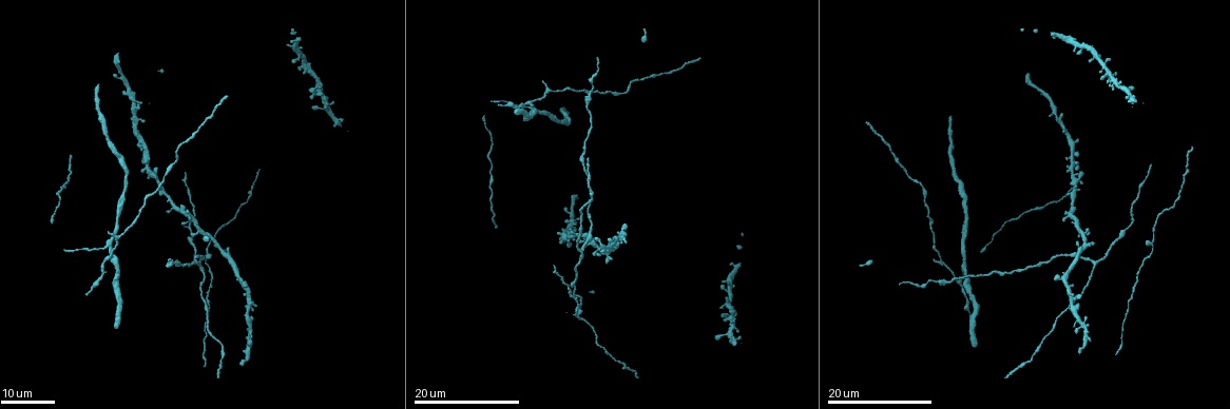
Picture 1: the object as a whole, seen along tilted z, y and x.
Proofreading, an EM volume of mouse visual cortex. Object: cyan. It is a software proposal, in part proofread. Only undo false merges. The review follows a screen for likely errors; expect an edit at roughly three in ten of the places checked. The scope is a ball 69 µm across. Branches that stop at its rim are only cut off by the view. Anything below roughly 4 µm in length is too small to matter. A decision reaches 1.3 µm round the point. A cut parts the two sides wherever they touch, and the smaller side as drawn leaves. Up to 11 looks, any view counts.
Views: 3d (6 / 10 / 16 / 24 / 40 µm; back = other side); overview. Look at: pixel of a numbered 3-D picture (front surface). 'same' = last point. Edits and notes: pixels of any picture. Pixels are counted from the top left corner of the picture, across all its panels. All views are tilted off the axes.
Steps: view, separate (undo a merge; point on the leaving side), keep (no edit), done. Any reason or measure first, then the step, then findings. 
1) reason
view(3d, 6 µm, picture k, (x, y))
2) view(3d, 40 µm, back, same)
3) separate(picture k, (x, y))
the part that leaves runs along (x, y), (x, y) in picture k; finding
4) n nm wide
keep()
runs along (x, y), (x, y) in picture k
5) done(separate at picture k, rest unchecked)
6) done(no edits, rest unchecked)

view(3d, 24 µm, picture 1, (1058, 121))

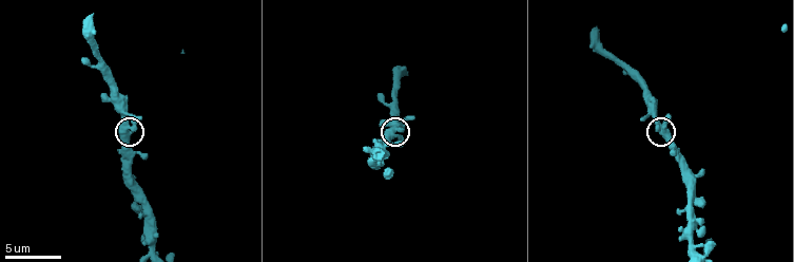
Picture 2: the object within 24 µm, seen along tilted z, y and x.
view(3d, 6 µm, picture 2, (658, 127))

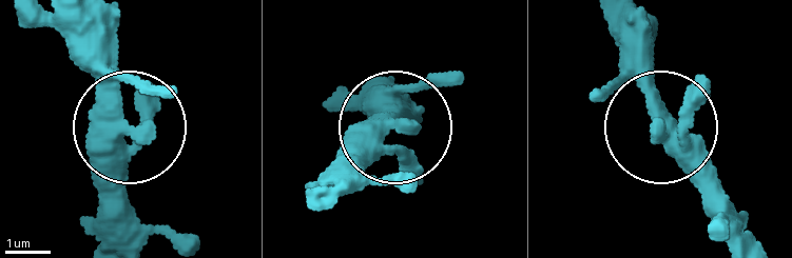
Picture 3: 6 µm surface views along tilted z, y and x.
view(3d, 6 µm, back, picture 3, (393, 124))

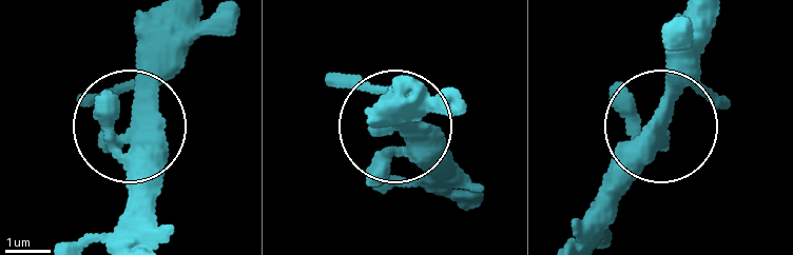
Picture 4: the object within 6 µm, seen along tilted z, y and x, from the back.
3 arms
keep()
runs along (126, 238), (139, 16) in picture 4; one cell here

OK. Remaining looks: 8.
view(3d, 16 µm, picture 1, (589, 96))

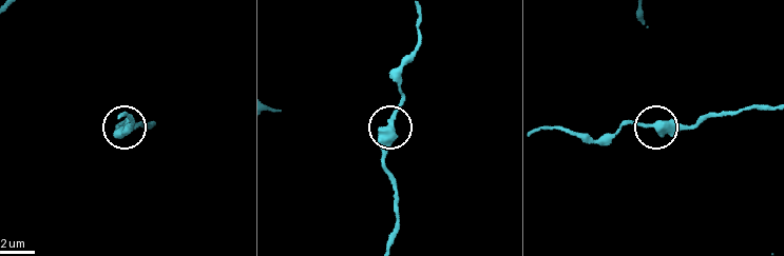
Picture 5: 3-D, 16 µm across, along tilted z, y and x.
view(3d, 6 µm, picture 5, (660, 124))

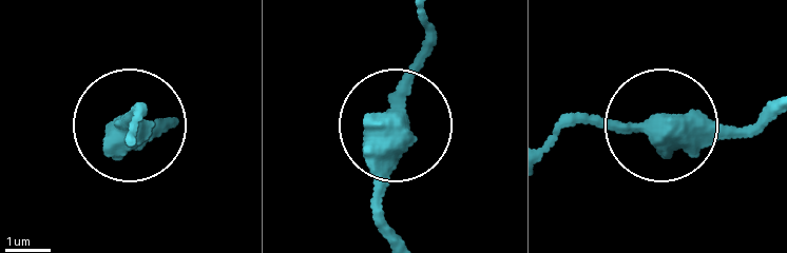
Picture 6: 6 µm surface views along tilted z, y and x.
keep()
runs along (770, 105), (742, 123), (556, 122) in picture 6; all the same cell

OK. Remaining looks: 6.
view(3d, 24 µm, picture 1, (108, 244))

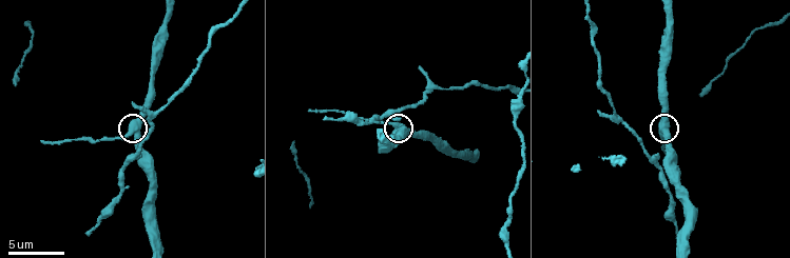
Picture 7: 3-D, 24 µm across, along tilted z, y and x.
closer look
view(3d, 6 µm, picture 7, (131, 133))

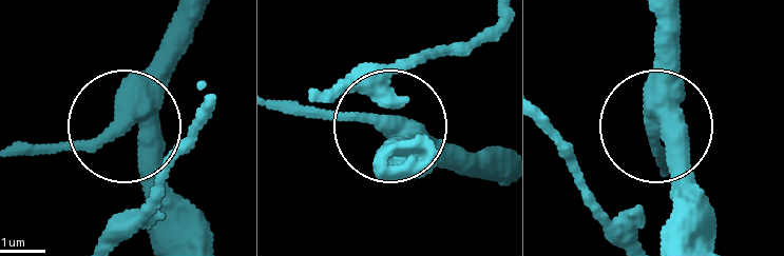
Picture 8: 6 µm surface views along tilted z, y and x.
keep()
one cell here

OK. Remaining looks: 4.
arms part here
view(3d, 10 µm, picture 2, (125, 184))

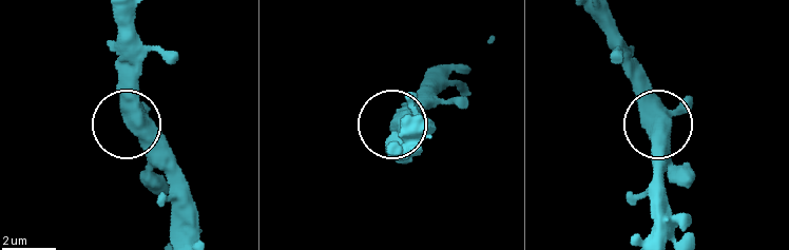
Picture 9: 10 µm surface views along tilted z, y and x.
460 nm wide
keep()
continuous, no second cell

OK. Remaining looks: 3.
branch point
view(3d, 24 µm, picture 1, (1152, 242))

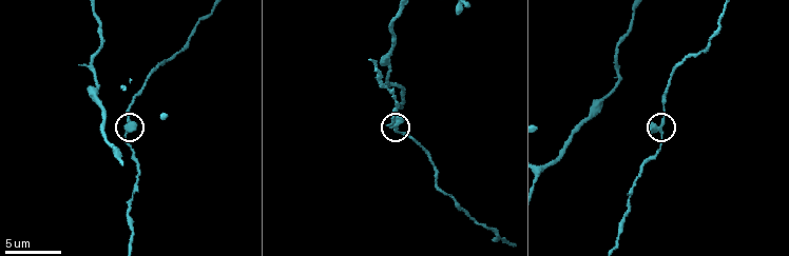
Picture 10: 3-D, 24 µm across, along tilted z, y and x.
view(3d, 6 µm, picture 10, (658, 129))

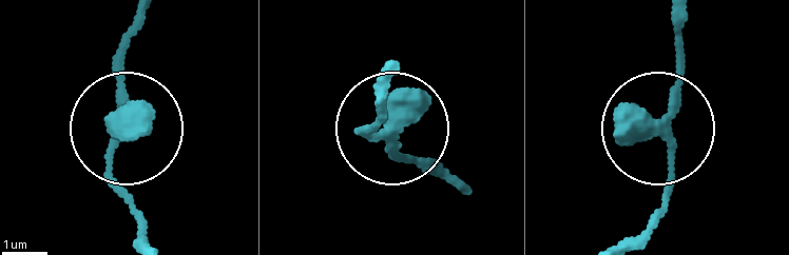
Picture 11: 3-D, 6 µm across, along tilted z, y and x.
3 arms
keep()
one cell here

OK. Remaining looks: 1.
done(no edits, rest unchecked)

